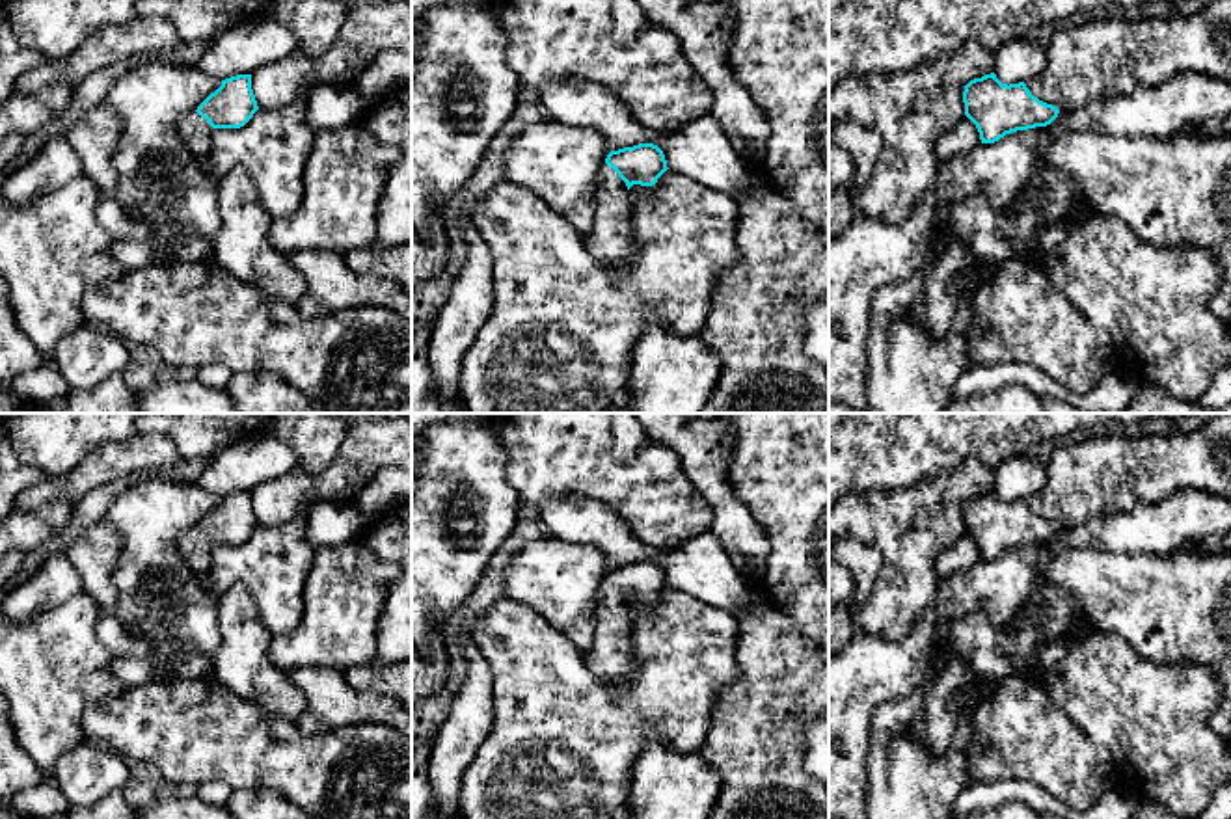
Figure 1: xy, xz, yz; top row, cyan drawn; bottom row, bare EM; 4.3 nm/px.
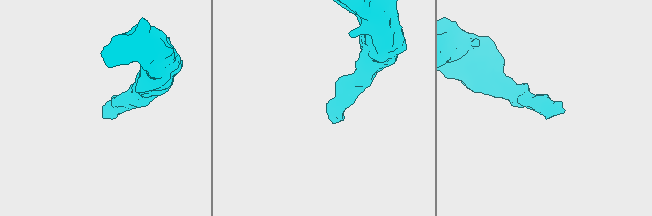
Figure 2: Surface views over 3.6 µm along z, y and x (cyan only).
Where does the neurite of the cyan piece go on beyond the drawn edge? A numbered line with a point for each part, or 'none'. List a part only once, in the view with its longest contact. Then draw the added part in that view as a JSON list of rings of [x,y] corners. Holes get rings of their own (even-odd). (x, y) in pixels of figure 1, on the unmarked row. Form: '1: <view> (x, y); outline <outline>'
1: xz (611, 657); outline [[[603,581],[596,601],[596,631],[592,646],[583,651],[592,674],[611,685],[635,679],[633,622],[626,599]]]

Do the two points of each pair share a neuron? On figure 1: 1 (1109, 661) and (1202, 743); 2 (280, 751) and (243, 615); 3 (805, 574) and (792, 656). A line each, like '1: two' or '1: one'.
1: one
2: two
3: two

